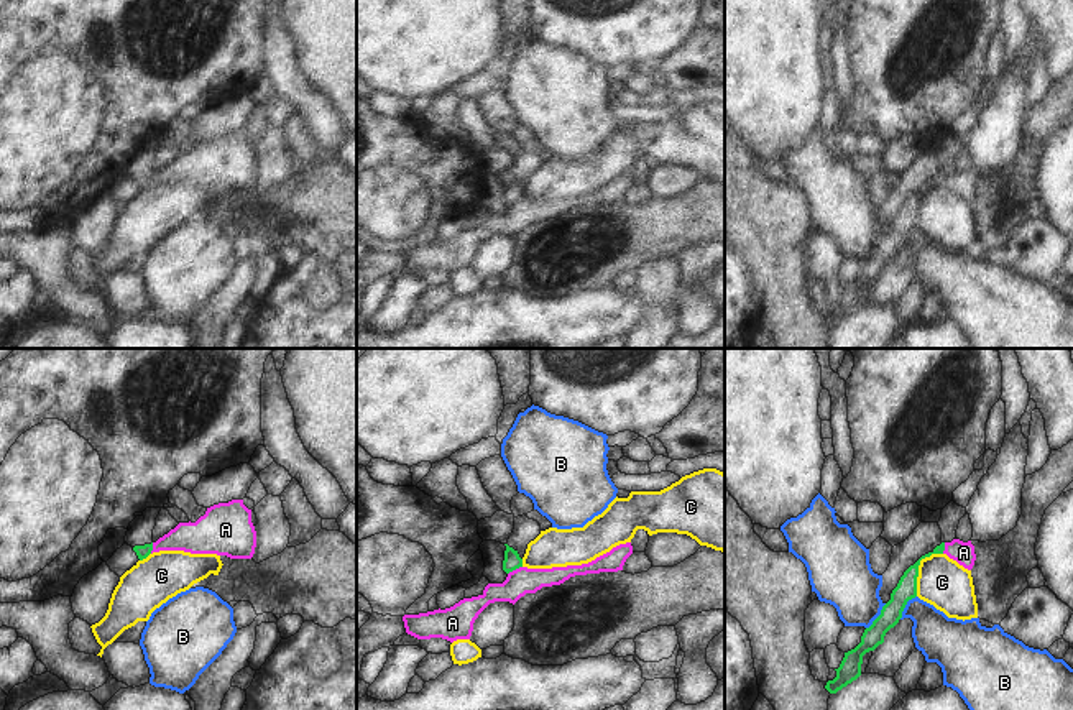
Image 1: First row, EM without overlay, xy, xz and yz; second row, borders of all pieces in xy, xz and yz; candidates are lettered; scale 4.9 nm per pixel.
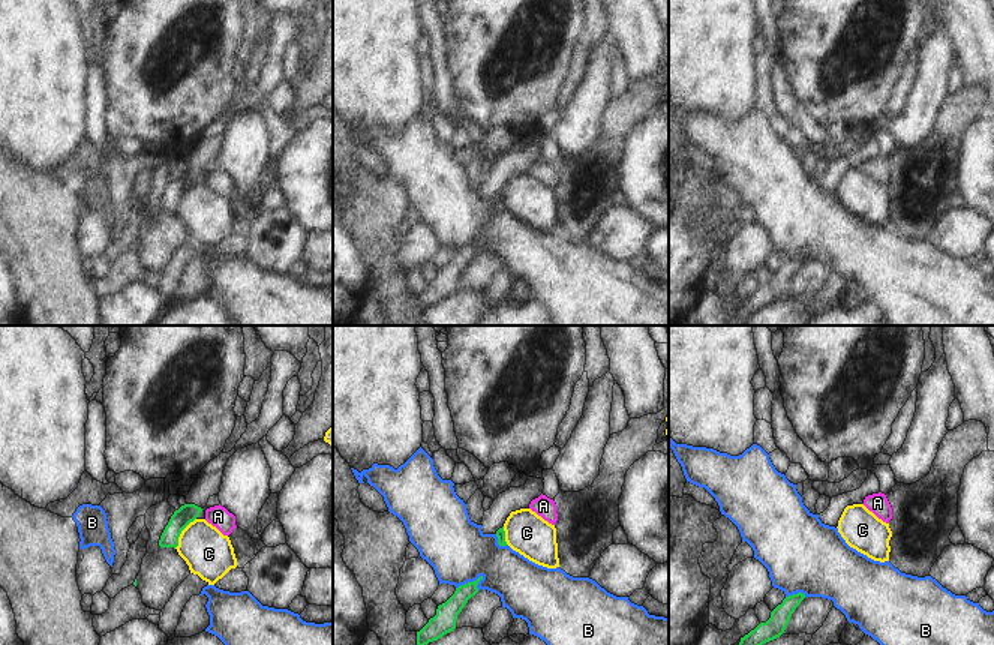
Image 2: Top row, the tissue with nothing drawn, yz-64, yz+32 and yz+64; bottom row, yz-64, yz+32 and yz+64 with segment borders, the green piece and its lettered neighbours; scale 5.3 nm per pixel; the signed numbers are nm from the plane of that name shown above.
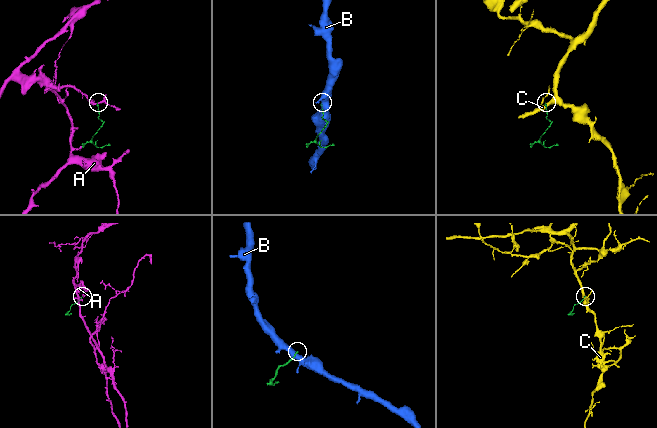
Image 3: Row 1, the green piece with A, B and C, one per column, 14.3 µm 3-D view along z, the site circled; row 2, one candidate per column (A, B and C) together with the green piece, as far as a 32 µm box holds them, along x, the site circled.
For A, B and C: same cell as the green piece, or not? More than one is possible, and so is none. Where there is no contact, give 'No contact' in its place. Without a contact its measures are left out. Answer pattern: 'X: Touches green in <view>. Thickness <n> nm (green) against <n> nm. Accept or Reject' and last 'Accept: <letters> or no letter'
A: Touches green in xz. Thickness 80 nm (green) against 130 nm. Reject
B: Touches green in yz. Thickness 100 nm (green) against 240 nm. Reject
C: Touches green in yz. Thickness 100 nm (green) against 240 nm. Reject
Accept: no letter.

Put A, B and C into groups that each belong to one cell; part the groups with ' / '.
A / B / C

